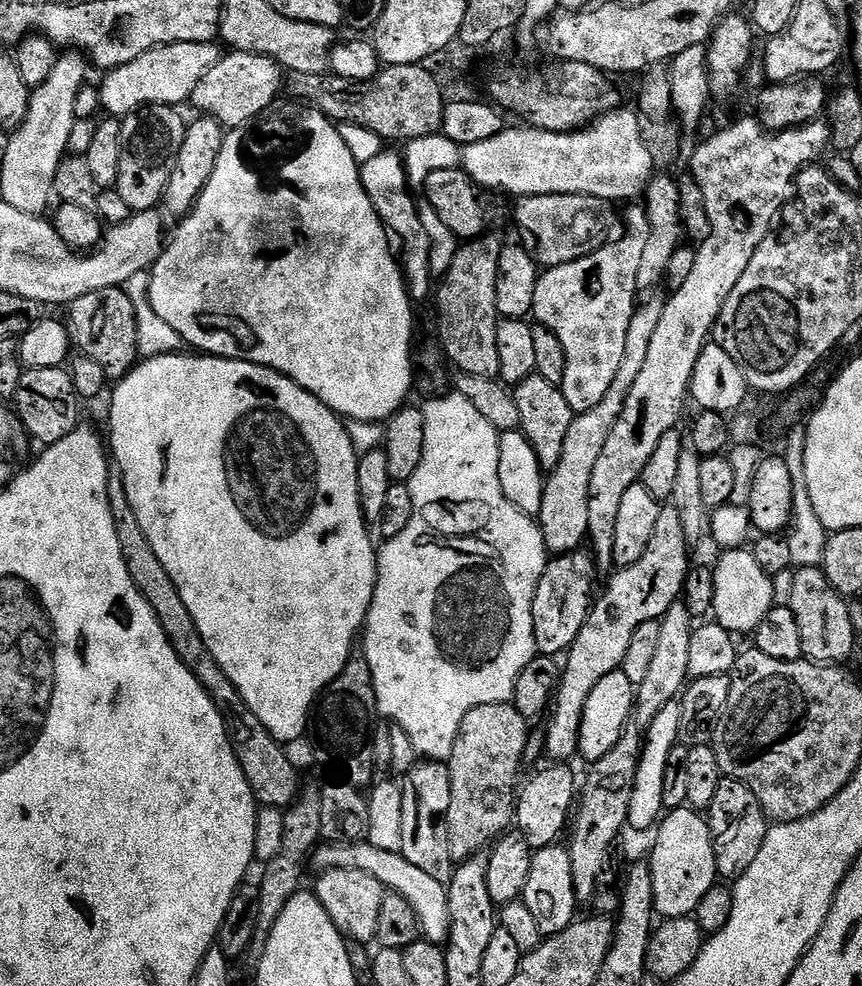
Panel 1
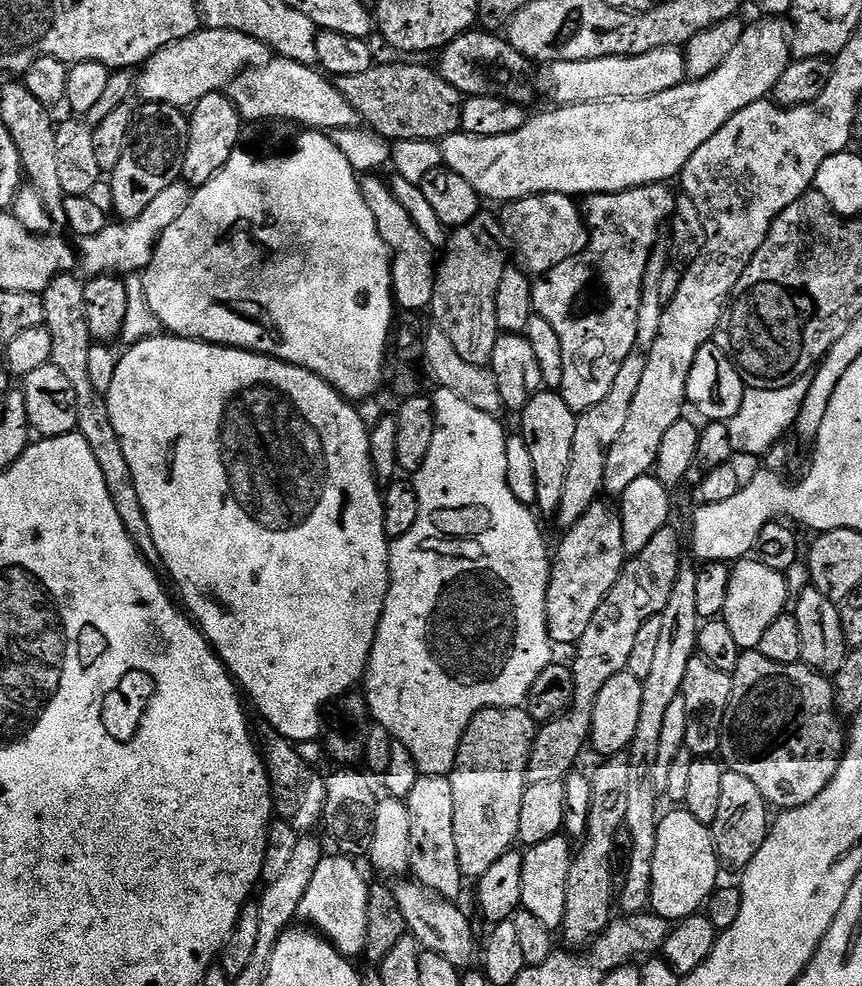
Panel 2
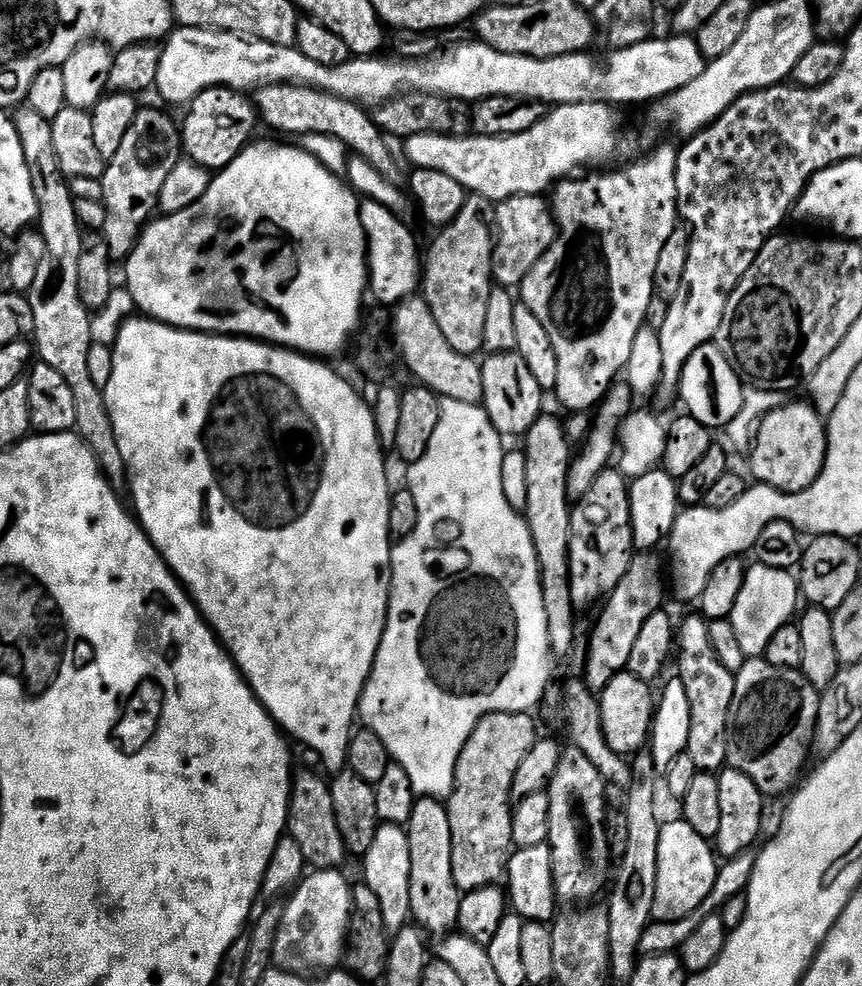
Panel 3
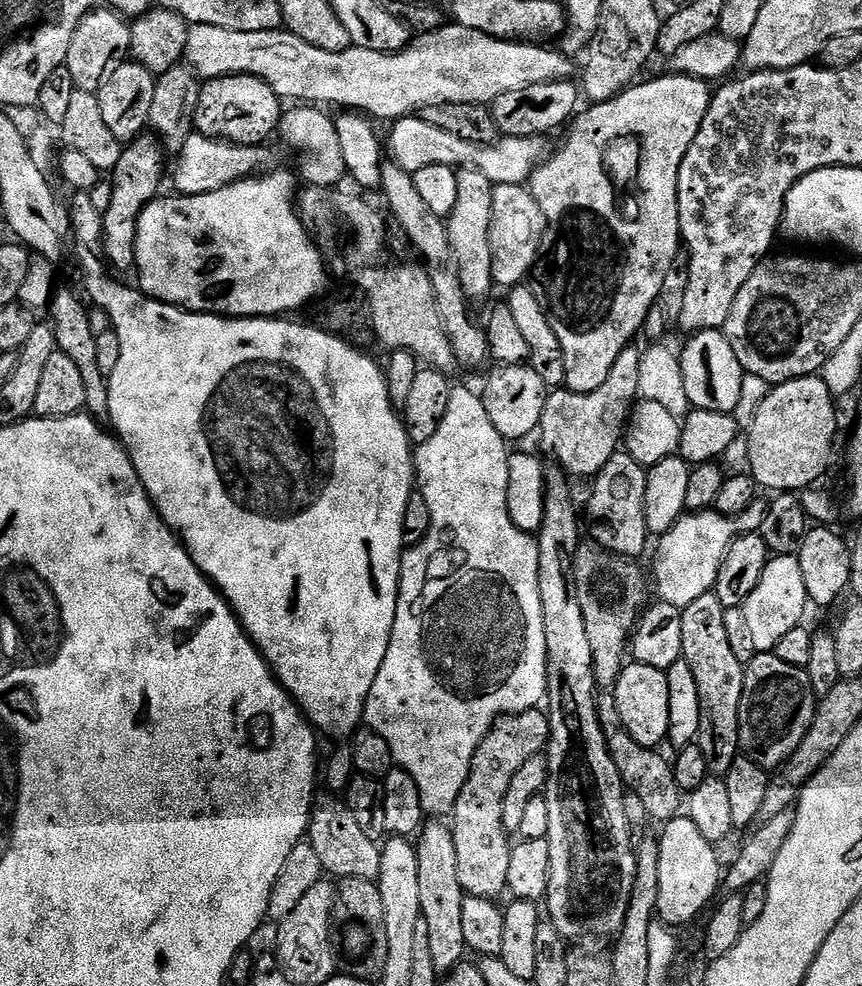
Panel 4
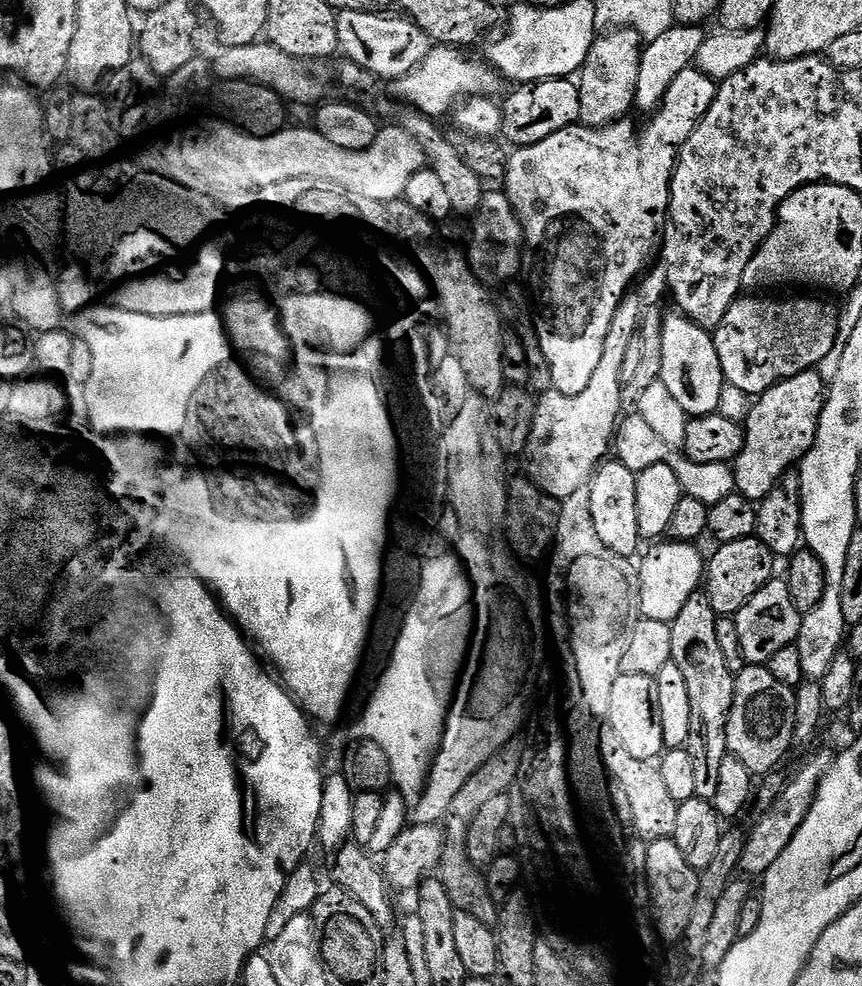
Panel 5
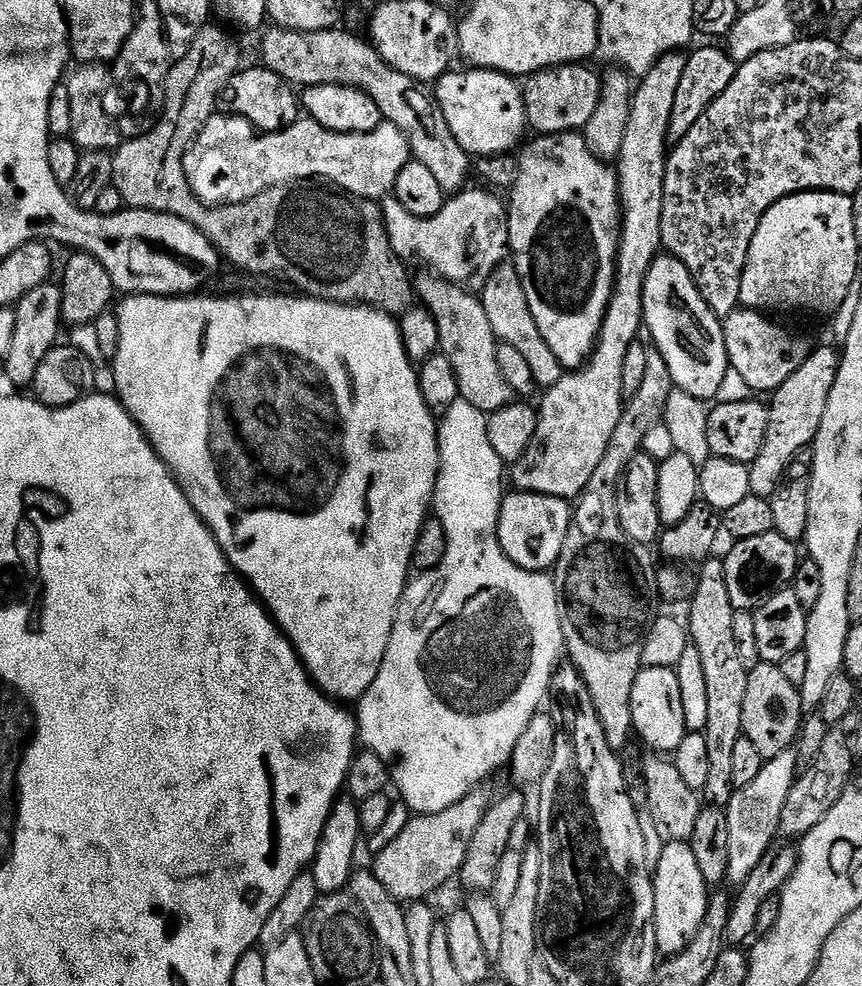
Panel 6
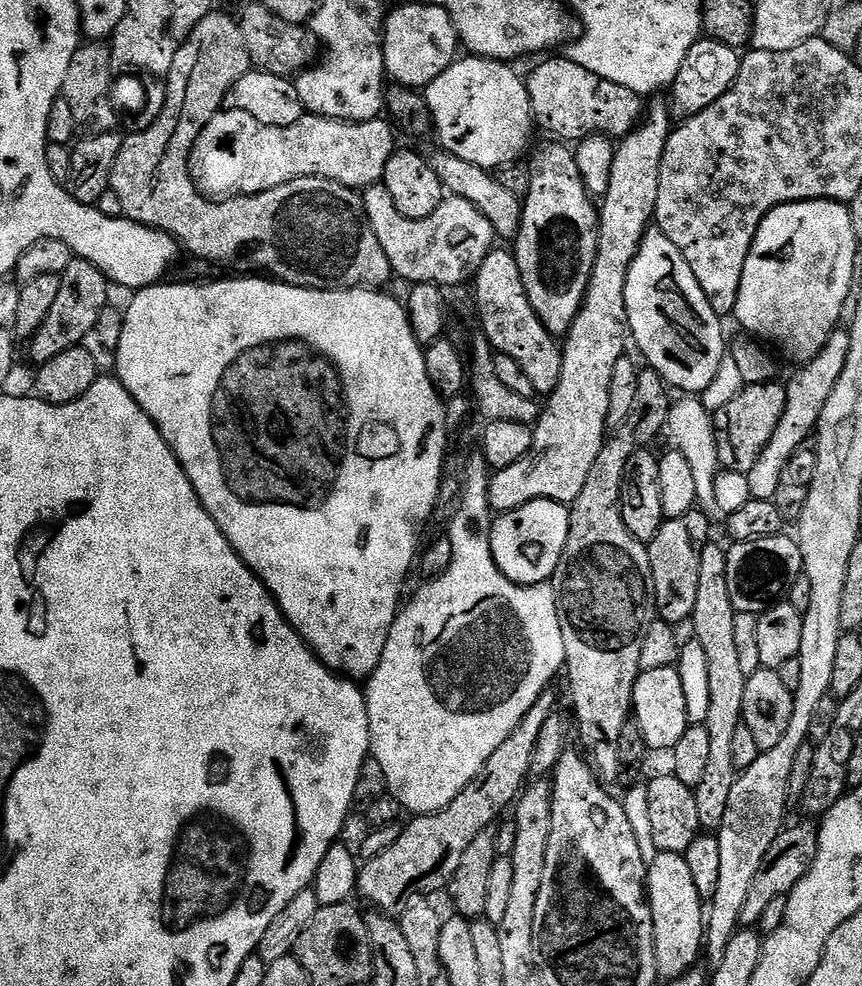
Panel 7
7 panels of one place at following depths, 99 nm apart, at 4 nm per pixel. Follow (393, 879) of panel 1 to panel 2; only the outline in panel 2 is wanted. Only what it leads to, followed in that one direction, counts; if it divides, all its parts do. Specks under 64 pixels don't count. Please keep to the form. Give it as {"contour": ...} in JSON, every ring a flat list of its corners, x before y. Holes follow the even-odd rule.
{"contour":[[412,878,401,879,397,884,400,885,395,885,394,891,398,910,402,910,402,918,406,918,408,932,415,936,417,945,434,954,442,954,442,958,446,958,446,962,450,962,455,968,467,969,471,965,468,963,475,956,477,959,478,936,476,940,467,914,459,908,461,905,451,900,443,900]]}

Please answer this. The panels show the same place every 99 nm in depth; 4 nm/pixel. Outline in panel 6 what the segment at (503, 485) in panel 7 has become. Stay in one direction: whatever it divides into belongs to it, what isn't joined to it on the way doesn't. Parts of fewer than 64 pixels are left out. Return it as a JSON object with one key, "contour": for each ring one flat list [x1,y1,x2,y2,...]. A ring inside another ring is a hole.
{"contour":[[683,51,667,52,645,75,639,77,632,94,630,122,626,122,626,135,622,137,622,150,614,164,616,183,620,186,620,249,616,251,616,282,612,286,612,297,602,322,600,336,592,355,582,367,565,371,553,388,543,393,544,401,538,404,534,438,522,454,522,458,510,468,510,484,522,492,537,492,543,496,557,496,560,500,571,501,583,492,586,482,594,475,602,454,614,429,624,413,626,397,622,390,622,365,626,363,626,350,637,343,644,323,644,282,653,260,661,251,660,227,662,226,662,202,664,201,664,179,670,151,670,118,674,114,674,94,682,83,682,73,686,71,688,56]]}

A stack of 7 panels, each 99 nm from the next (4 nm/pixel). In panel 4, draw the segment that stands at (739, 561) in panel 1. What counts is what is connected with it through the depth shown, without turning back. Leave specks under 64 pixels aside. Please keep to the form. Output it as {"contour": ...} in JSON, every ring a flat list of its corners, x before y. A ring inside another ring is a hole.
{"contour":[[796,556,771,557,765,568,759,569,754,583,749,587,744,600,744,628,752,639,755,651,768,654,776,649,782,638,795,628,801,627,804,611,810,608,806,594,806,578,802,576,802,566]]}

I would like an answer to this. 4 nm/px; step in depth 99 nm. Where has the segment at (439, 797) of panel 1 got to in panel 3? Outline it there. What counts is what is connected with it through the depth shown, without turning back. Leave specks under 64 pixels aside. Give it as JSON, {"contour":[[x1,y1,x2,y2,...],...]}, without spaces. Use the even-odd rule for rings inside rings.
{"contour":[[420,798,415,801,412,816,406,823,410,842,410,902,412,916,421,929,449,933,460,918,460,887,454,882,452,835,448,809,441,801]]}

